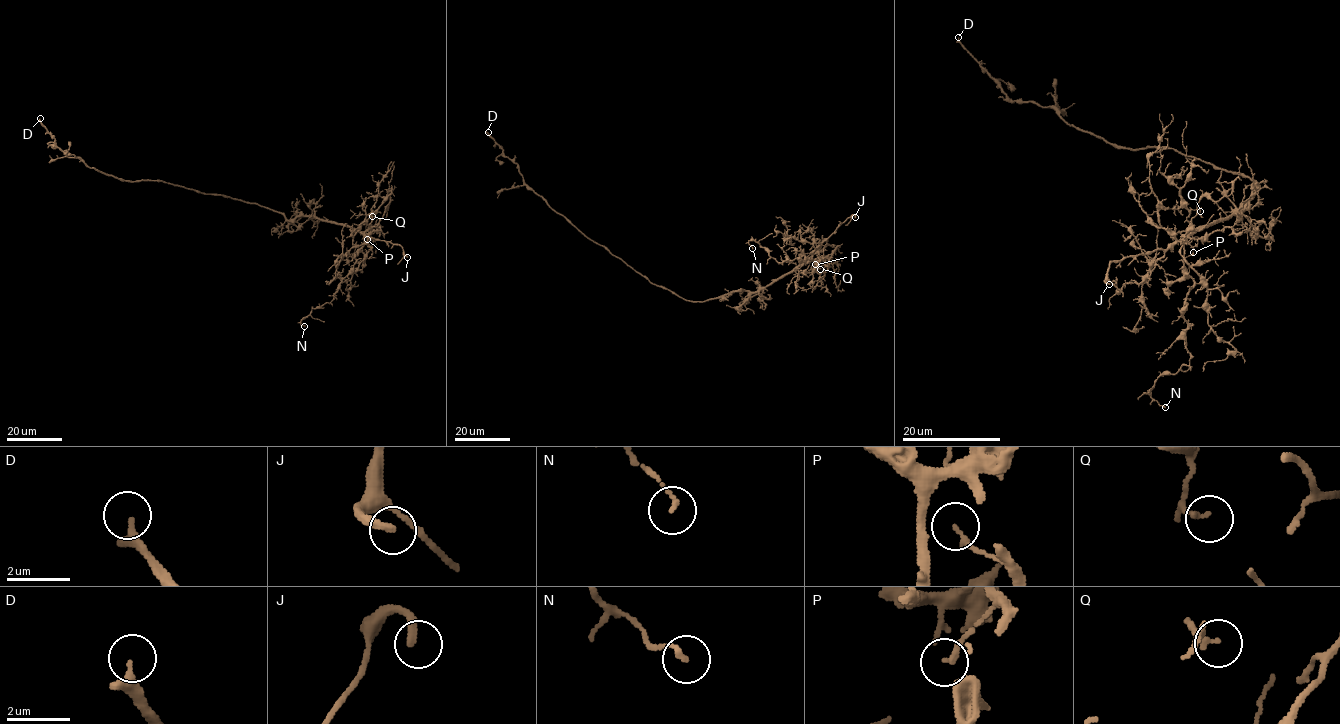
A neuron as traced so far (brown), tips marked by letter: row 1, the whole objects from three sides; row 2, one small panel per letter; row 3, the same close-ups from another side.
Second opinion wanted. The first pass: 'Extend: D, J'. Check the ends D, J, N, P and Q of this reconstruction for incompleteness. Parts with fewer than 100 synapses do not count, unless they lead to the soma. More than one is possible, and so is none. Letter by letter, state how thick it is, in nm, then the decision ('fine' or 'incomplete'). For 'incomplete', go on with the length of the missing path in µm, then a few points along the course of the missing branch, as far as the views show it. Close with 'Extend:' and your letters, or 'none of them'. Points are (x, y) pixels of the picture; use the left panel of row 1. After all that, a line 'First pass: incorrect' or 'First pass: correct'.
D: calibre 300 nm; incomplete; missing 35 µm; course (40, 118), (36, 120), (18, 104), (12, 87), (5, 82), (8, 66)
J: calibre 280 nm; incomplete; missing 30 µm; course (407, 257), (413, 265), (422, 258), (444, 254)
N: calibre 140 nm; fine
P: calibre 170 nm; fine
Q: calibre 110 nm; fine
Extend: D, J
First pass: correct

